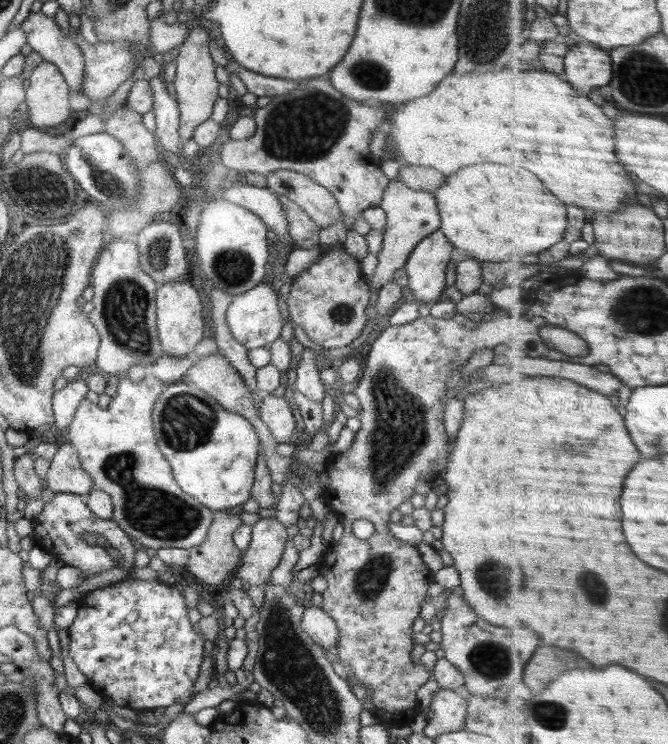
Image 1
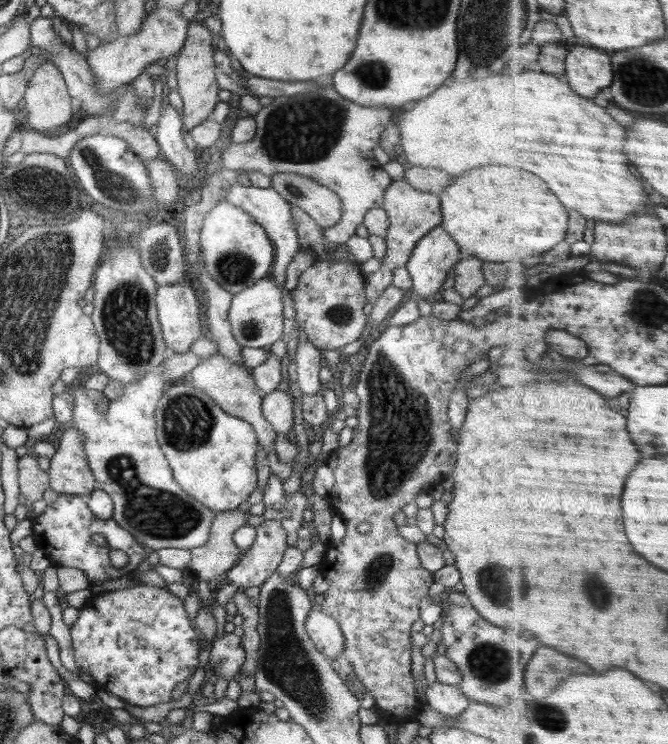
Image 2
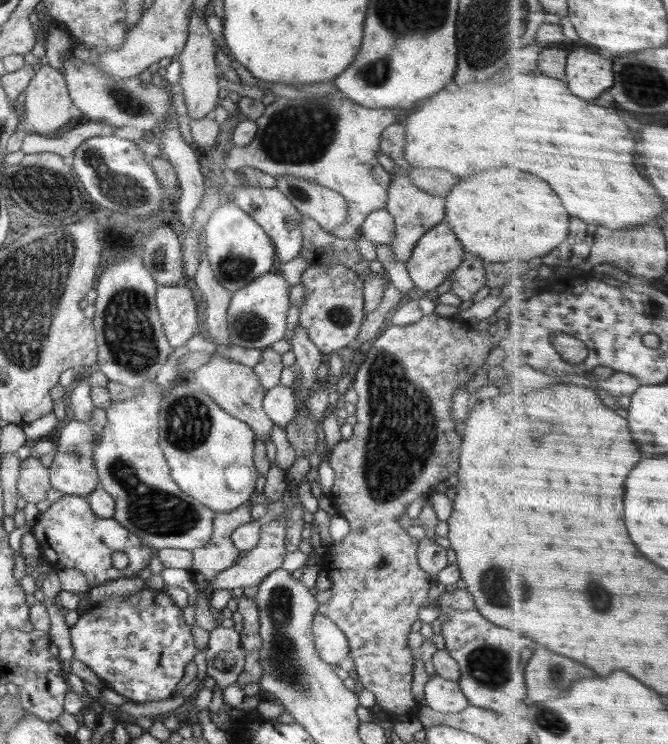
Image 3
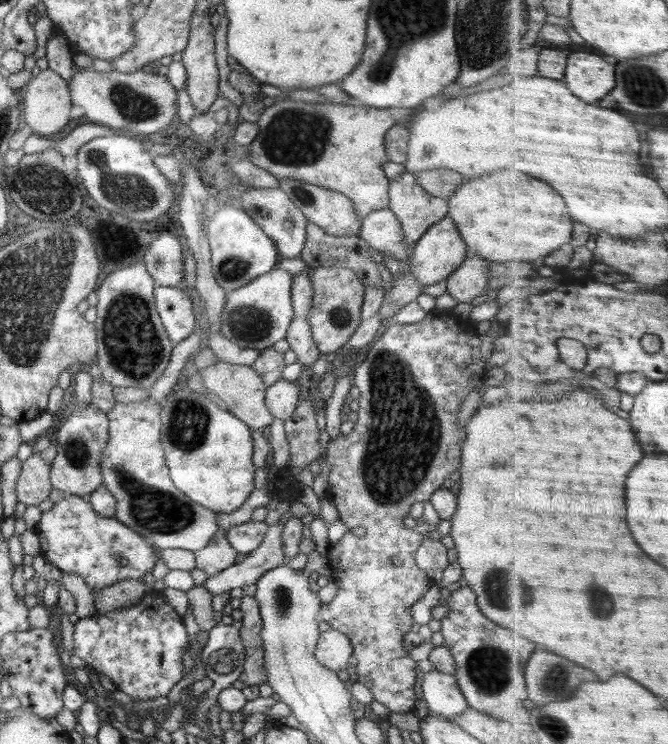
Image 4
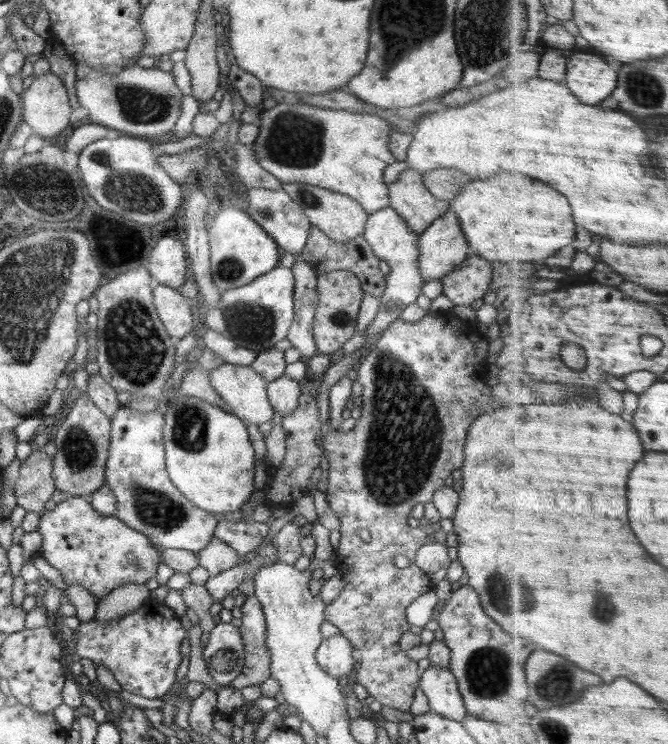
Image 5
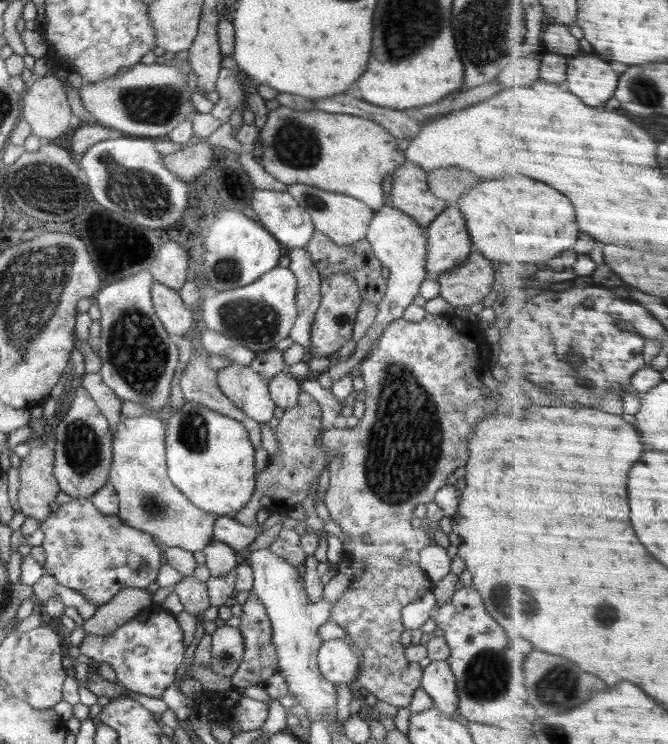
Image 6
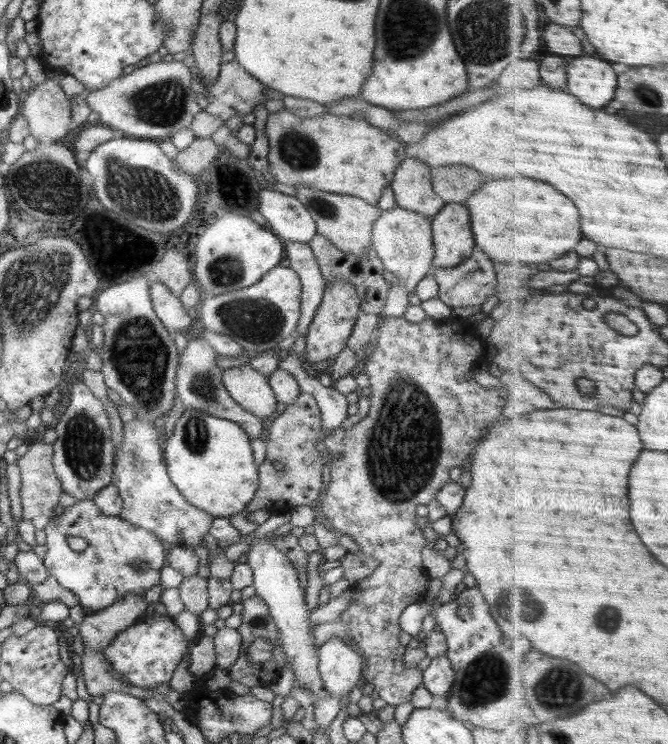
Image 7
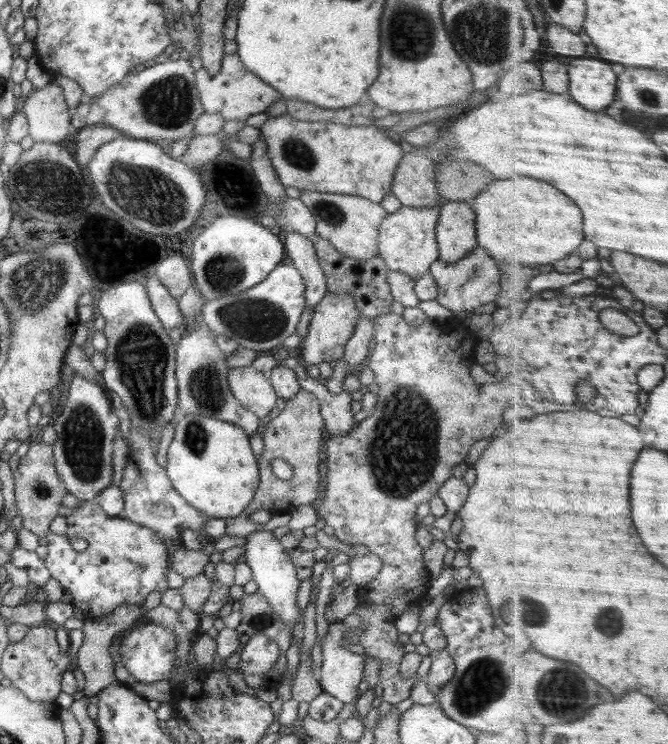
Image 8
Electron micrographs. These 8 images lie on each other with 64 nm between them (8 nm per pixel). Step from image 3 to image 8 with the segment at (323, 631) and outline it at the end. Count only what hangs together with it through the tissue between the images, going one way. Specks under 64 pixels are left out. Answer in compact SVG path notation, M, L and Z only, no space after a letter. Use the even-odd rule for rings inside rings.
M339 623L329 626L322 642L319 686L343 705L359 700L358 686L363 681L365 655L345 644L346 631Z

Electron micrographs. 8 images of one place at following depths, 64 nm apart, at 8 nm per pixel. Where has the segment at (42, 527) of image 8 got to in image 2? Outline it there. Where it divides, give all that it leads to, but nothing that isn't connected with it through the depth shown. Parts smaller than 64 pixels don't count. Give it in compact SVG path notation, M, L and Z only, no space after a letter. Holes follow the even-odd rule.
M29 453L19 458L18 479L21 494L31 503L43 498L48 490L48 476L38 466L37 456Z

